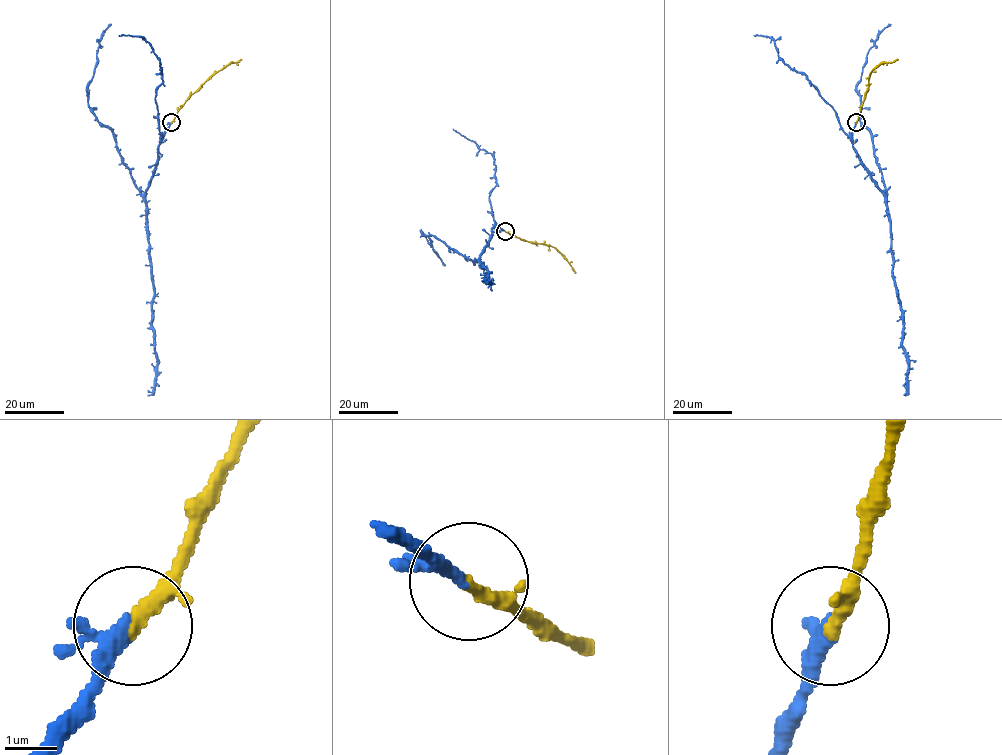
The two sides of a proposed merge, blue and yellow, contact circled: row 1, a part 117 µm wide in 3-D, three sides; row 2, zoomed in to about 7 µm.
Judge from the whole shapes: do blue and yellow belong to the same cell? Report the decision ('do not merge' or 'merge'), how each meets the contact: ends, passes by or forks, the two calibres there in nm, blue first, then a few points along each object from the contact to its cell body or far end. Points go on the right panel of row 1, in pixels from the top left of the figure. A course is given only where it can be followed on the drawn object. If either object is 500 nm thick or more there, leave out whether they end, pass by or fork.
merge; blue forks there; yellow passes by; 190 nm thick on the blue side, 220 nm on the other; blue runs (856, 122), (854, 149), (860, 163), (885, 194), (873, 136), (860, 121), (857, 83), (868, 50), (891, 24); yellow runs (856, 122), (871, 72), (881, 64), (898, 59)

